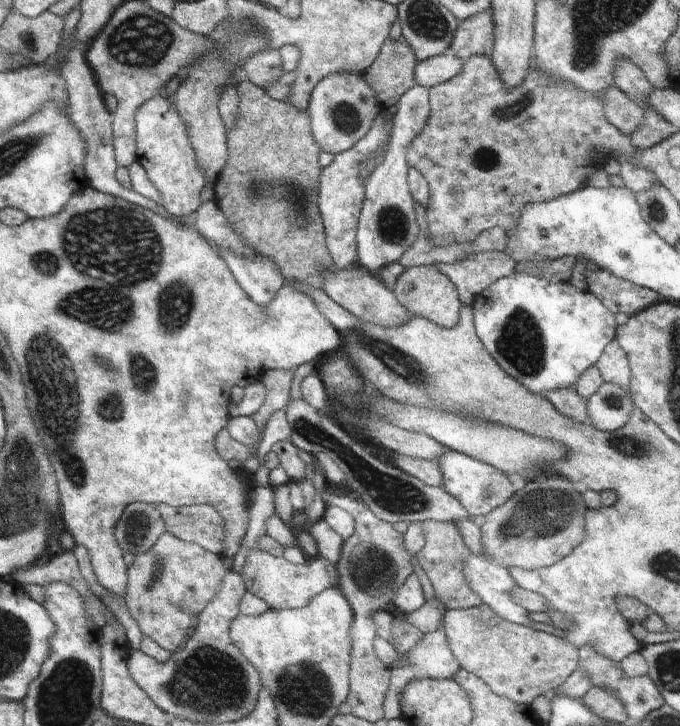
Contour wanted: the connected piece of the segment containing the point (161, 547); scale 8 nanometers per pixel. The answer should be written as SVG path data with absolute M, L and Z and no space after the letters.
M164 533L152 548L135 554L127 570L124 601L143 636L152 638L160 648L174 653L194 628L192 620L198 618L208 602L218 594L226 572L230 571L221 556Z

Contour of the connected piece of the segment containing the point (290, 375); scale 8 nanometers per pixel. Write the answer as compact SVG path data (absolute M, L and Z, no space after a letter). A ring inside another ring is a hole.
M284 369L267 370L262 374L262 384L266 386L266 400L262 408L253 414L258 424L258 432L263 432L268 418L278 410L284 411L289 405L290 386L294 379L294 371Z

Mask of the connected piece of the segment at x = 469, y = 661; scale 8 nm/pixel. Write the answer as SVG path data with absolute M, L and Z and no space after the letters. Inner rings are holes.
M486 604L467 609L448 609L444 628L448 646L460 668L478 676L488 688L516 704L530 705L534 699L548 700L578 666L578 648L530 627L496 616Z

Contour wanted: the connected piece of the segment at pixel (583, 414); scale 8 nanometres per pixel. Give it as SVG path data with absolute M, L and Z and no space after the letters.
M560 388L560 390L552 390L543 395L548 402L556 408L562 416L572 418L580 424L590 423L590 416L588 416L588 402L584 398L578 396L576 388Z

